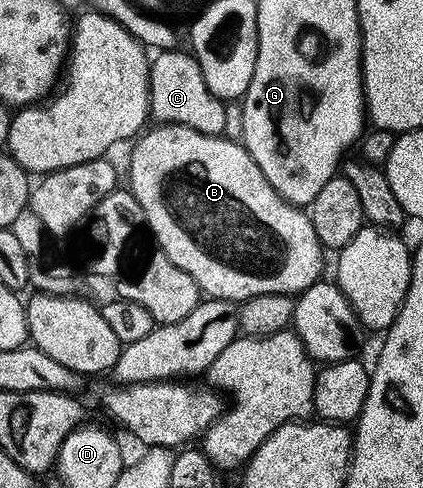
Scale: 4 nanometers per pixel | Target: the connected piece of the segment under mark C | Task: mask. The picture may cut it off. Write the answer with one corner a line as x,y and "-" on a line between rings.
188,50
159,51
149,64
149,113
158,124
178,123
204,135
221,135
225,127
225,107
203,81
197,60

